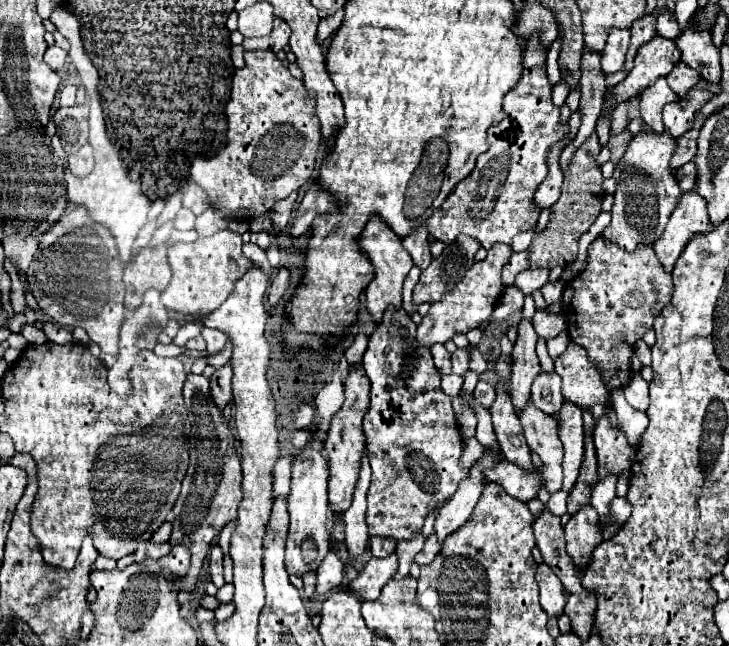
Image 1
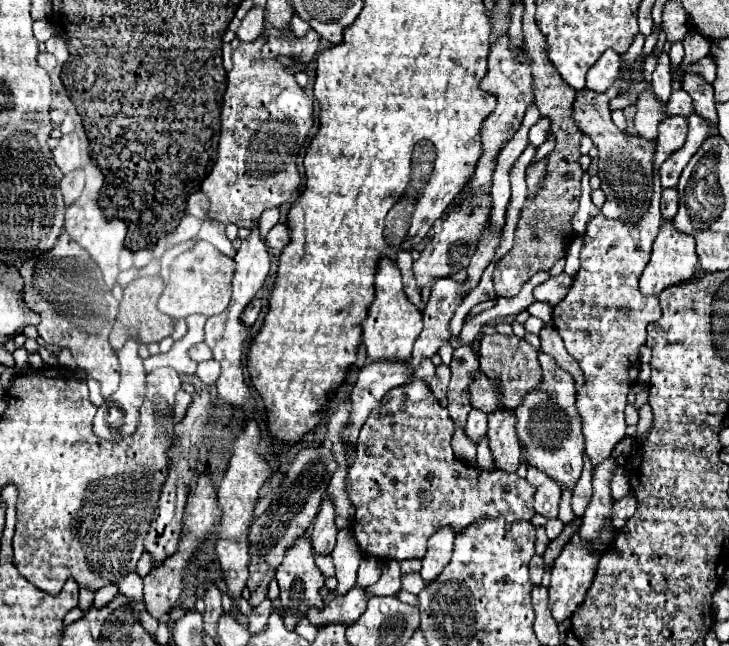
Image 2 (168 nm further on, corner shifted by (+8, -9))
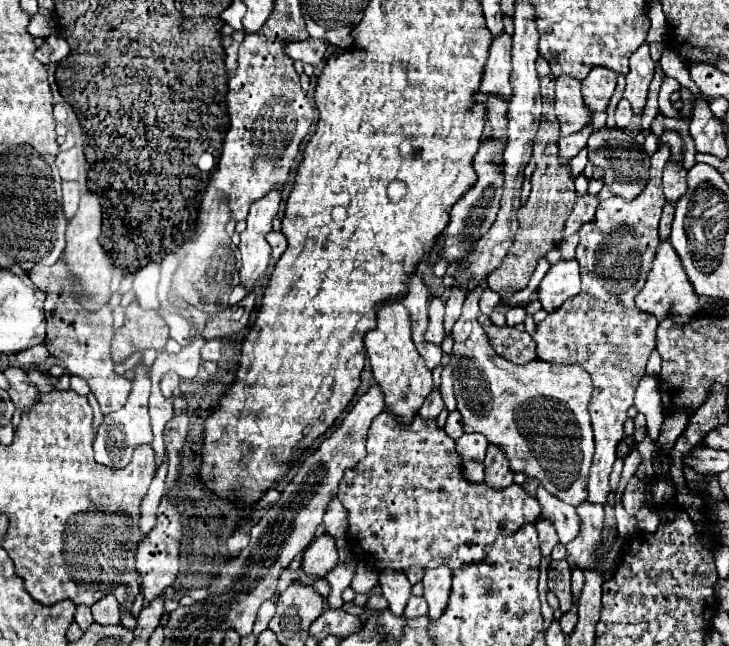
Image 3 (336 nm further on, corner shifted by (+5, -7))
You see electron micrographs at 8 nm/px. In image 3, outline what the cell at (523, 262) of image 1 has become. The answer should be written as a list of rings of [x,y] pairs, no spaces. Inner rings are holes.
[[[457,410],[449,414],[447,424],[445,424],[445,434],[447,434],[449,438],[453,438],[453,440],[457,440],[457,438],[463,434],[463,430],[461,430],[461,416],[457,414]]]

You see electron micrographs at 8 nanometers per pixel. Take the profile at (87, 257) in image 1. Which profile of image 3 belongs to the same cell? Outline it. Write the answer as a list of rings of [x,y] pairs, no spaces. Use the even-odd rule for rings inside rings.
[[[59,260],[55,266],[41,268],[41,272],[31,270],[29,278],[31,282],[47,294],[45,300],[45,318],[47,318],[47,350],[51,356],[63,360],[65,370],[73,376],[79,376],[87,380],[91,394],[97,398],[101,412],[107,416],[115,410],[119,410],[129,392],[131,392],[131,382],[125,380],[123,376],[115,374],[115,364],[111,360],[109,344],[113,338],[113,316],[107,306],[103,306],[97,314],[85,312],[83,306],[75,300],[71,300],[71,280],[67,278],[67,264]]]

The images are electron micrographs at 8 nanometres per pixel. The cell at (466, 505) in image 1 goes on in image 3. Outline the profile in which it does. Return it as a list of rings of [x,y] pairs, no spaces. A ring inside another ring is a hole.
[[[447,566],[439,568],[427,568],[423,576],[423,588],[425,588],[425,600],[429,604],[429,620],[439,618],[443,610],[447,608],[447,594],[451,590],[451,570]]]

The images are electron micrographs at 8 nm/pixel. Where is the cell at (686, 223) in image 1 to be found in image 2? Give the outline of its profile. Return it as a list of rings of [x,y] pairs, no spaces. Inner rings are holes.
[[[662,220],[660,232],[654,240],[652,258],[640,276],[640,290],[644,294],[660,294],[664,288],[672,284],[690,280],[698,270],[700,270],[700,264],[696,256],[696,240],[692,240],[692,236],[684,236],[684,232],[676,232],[672,220]]]

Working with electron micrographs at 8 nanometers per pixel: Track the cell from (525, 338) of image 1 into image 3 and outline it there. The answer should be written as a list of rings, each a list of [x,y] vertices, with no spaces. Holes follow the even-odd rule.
[[[489,446],[483,464],[485,464],[485,482],[493,490],[503,490],[513,484],[513,472],[509,470],[507,458],[497,446]]]

